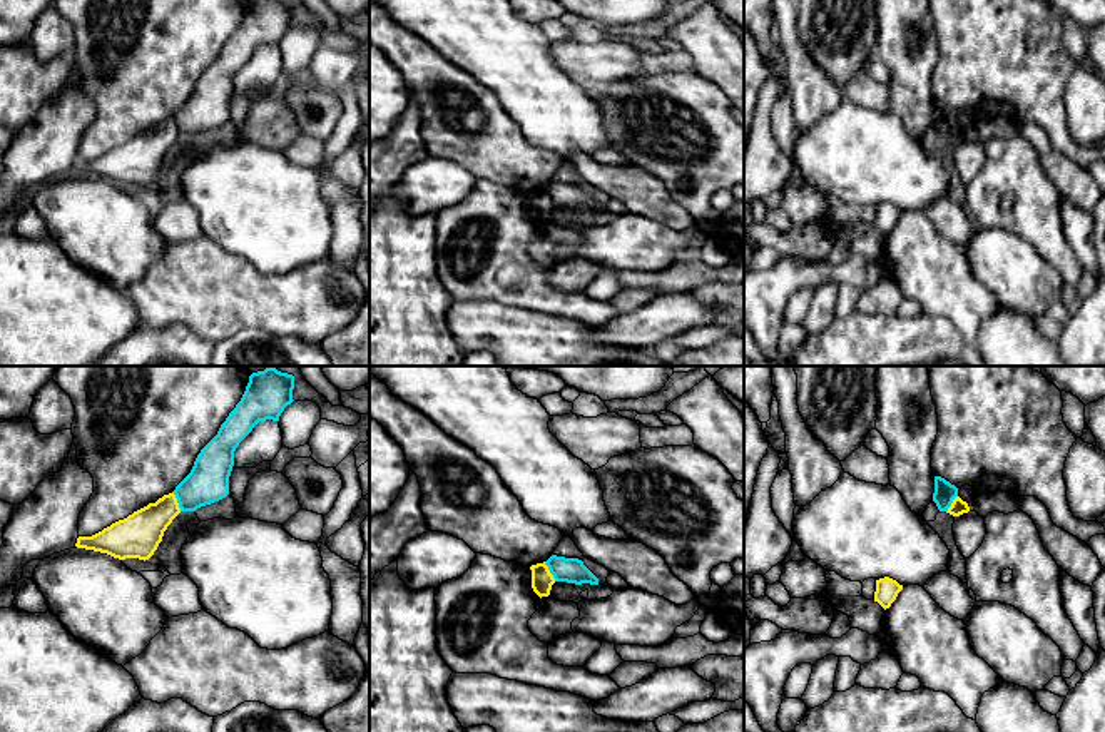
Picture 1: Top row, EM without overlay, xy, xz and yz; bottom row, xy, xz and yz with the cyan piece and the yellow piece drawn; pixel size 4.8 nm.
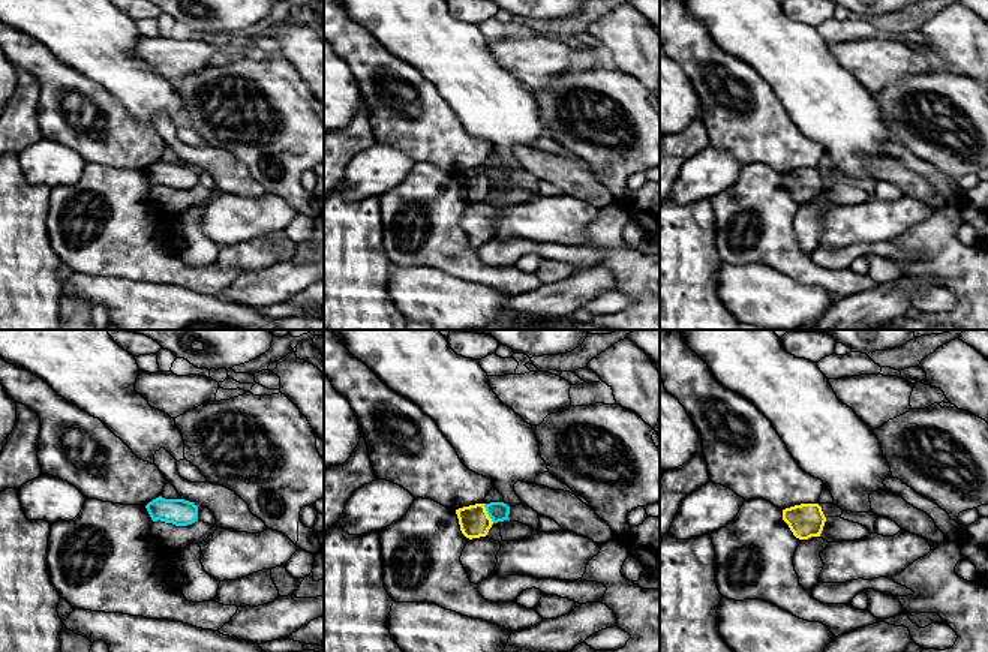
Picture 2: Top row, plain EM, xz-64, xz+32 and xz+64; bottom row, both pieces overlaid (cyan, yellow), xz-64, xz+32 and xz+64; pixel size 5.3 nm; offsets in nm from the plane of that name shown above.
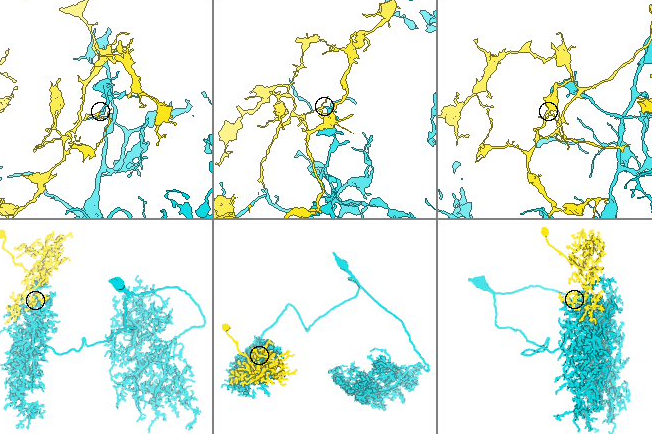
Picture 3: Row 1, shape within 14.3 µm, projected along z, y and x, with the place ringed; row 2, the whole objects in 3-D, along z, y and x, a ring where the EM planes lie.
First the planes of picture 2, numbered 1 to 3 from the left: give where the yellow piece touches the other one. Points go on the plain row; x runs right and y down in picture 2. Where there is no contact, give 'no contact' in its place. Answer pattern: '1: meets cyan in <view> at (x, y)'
1: no contact
2: meets cyan in xz+32 at (488, 177)
3: no contact

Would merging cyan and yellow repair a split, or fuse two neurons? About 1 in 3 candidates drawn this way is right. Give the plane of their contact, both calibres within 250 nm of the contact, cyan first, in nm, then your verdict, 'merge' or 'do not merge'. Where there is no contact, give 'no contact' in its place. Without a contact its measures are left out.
contact in xz; calibres 130 and 110 nm; do not merge

